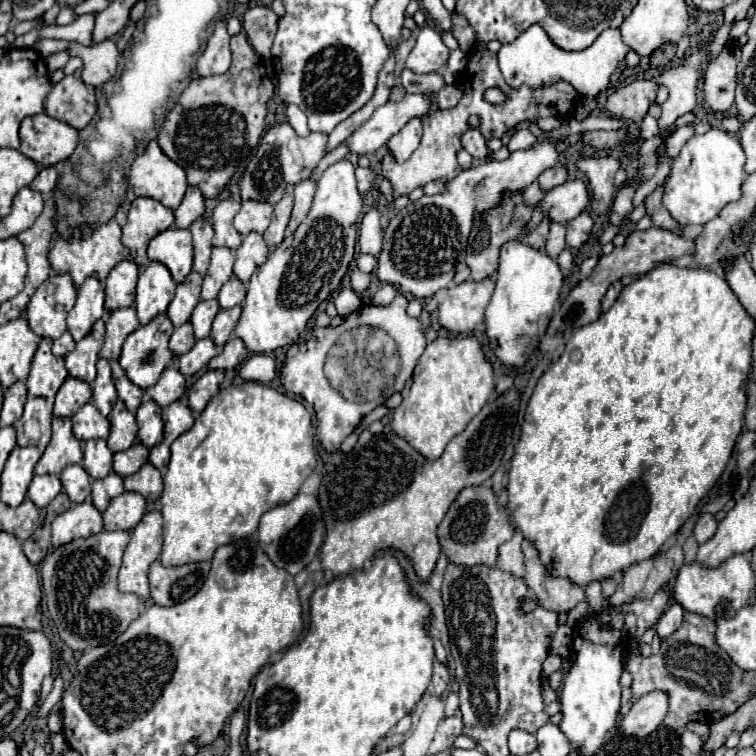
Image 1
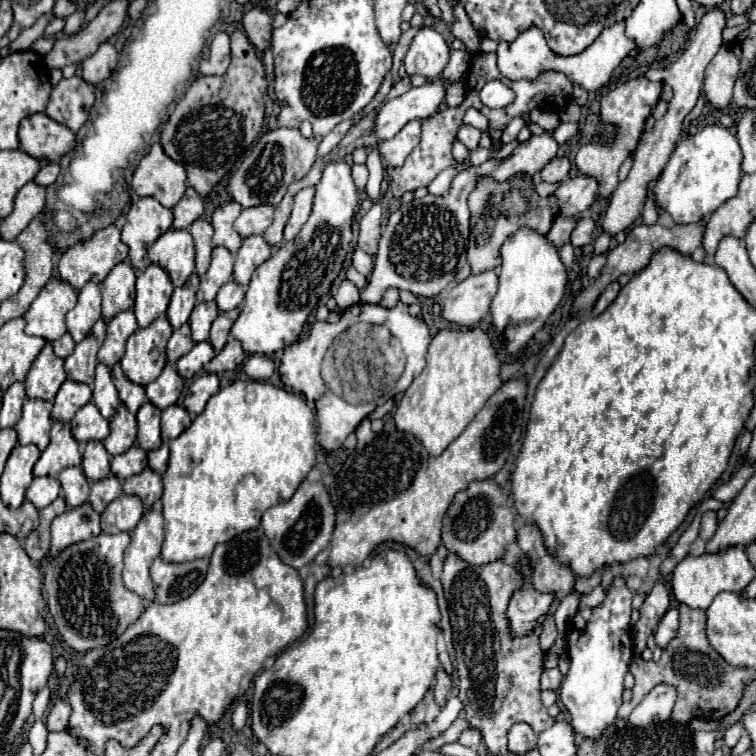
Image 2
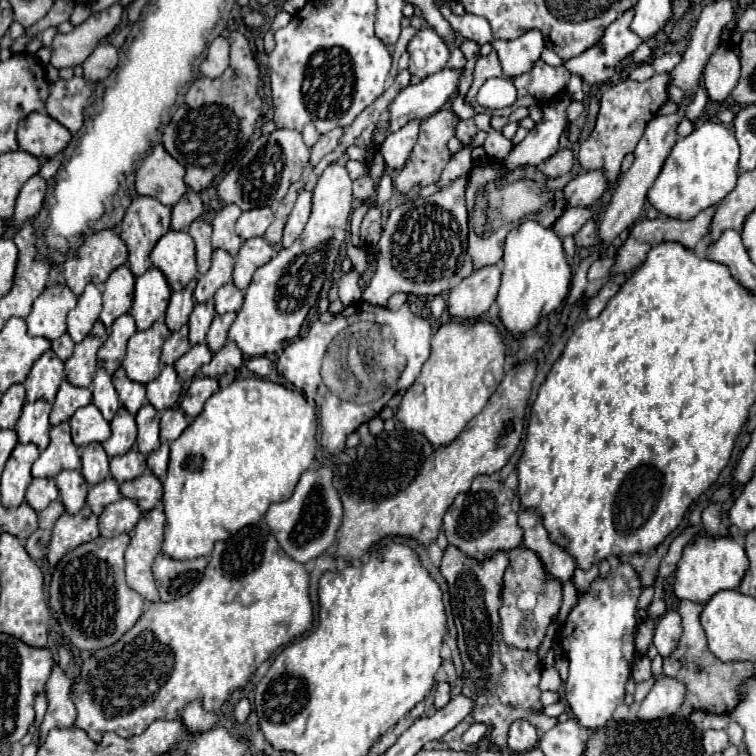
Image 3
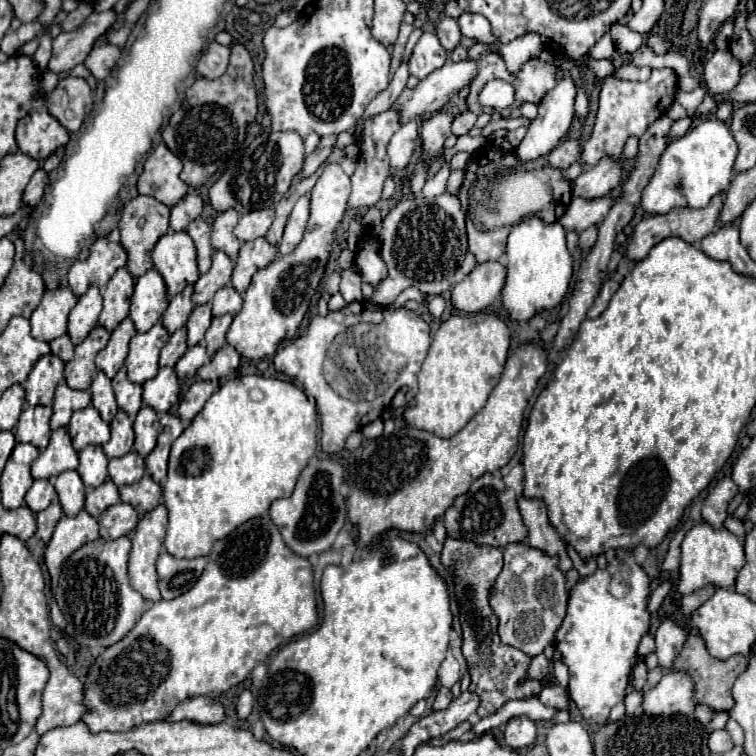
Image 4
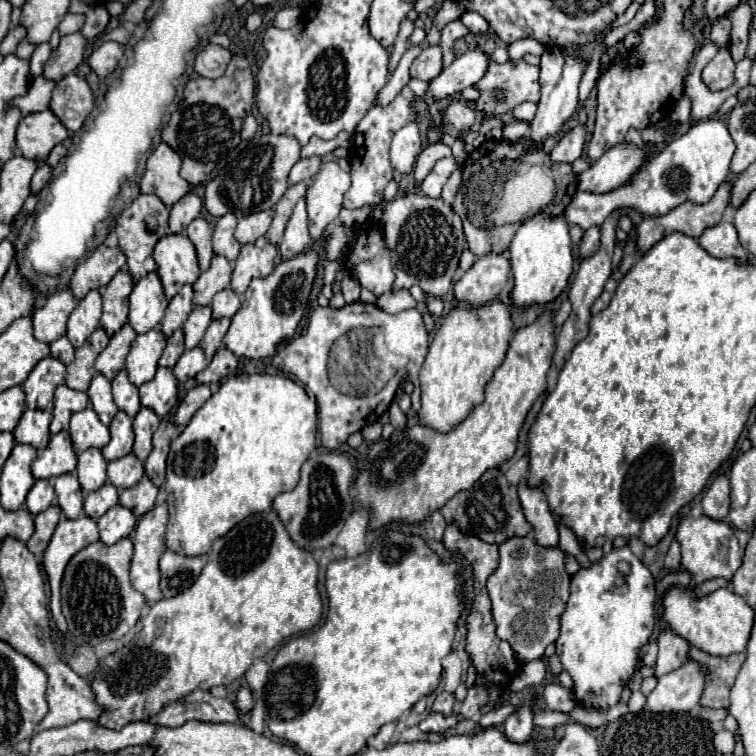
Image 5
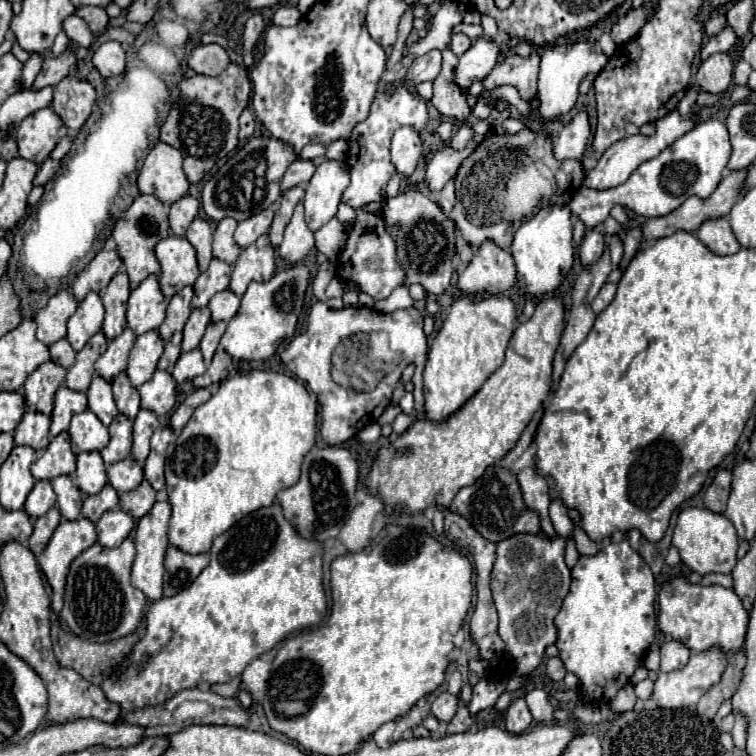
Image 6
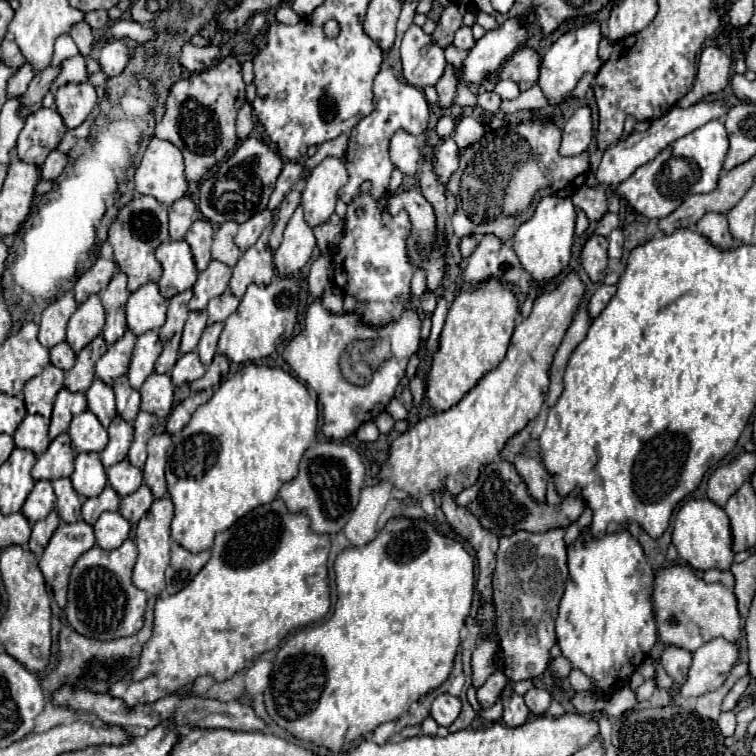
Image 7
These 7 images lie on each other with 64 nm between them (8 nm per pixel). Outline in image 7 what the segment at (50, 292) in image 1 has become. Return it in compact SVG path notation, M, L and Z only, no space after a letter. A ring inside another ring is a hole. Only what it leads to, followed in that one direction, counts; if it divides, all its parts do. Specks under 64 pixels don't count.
M72 292L62 294L60 298L56 298L44 312L42 312L42 320L40 320L40 344L44 344L46 348L52 348L60 342L66 340L66 324L70 320L70 316L76 312L78 304L74 300Z

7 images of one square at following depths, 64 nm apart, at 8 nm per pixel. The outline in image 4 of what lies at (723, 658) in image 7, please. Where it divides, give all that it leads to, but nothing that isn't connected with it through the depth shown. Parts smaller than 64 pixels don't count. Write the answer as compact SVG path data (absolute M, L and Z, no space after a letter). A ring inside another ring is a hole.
M650 633L643 636L638 646L638 655L646 658L651 653L655 652L655 650L656 646L654 637ZM668 672L656 684L656 688L644 694L642 708L650 716L668 716L682 714L694 718L696 700L694 700L694 680L688 672Z

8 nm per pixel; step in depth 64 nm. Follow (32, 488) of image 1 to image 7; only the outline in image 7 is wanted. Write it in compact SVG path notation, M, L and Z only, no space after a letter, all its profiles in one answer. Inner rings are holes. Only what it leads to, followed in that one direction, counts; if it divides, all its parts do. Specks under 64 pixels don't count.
M40 480L34 484L34 490L28 494L28 500L22 506L22 514L28 518L30 524L44 520L50 510L56 508L56 496L52 484L48 480Z

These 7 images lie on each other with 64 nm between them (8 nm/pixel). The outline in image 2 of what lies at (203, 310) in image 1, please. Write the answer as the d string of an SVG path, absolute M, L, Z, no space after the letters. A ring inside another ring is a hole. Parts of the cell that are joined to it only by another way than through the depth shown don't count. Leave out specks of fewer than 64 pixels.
M200 302L194 306L190 320L188 320L188 324L192 328L192 340L194 342L208 340L210 326L212 326L216 316L218 316L218 306L214 302Z

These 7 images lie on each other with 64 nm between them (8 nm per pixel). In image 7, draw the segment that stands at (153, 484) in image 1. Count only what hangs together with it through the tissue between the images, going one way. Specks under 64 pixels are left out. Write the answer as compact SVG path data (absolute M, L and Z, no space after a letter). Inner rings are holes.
M142 484L134 494L124 496L124 498L120 500L120 510L118 510L118 512L120 512L128 522L136 524L136 522L150 510L152 502L154 502L154 496L152 496L150 488L148 488L146 484Z

